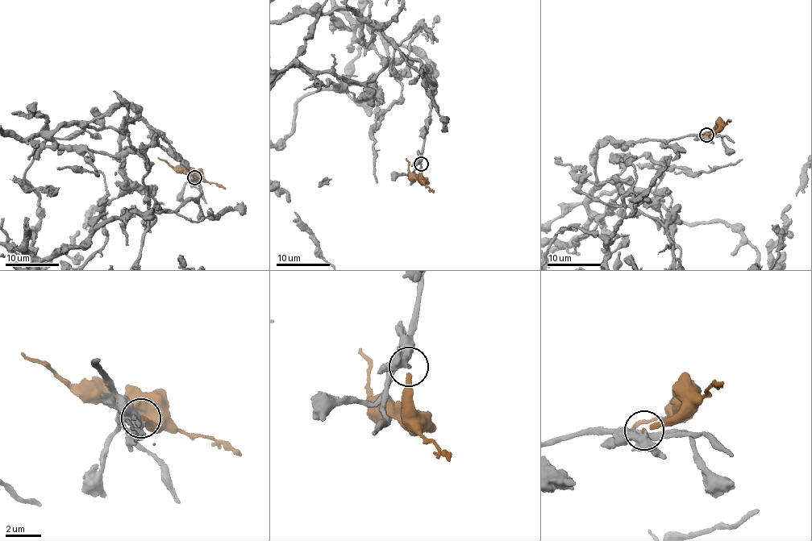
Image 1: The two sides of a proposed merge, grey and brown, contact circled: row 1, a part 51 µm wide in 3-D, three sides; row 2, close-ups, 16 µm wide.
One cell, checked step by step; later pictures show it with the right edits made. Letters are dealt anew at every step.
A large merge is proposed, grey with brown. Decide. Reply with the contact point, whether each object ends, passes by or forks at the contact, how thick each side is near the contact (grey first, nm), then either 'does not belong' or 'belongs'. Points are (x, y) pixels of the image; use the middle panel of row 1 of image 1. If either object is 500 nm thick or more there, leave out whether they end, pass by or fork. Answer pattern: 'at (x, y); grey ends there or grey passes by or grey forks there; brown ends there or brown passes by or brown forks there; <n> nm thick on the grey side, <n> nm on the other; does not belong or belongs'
at (421, 164); grey forks there; brown ends there; 460 nm thick on the grey side, 240 nm on the other; does not belong

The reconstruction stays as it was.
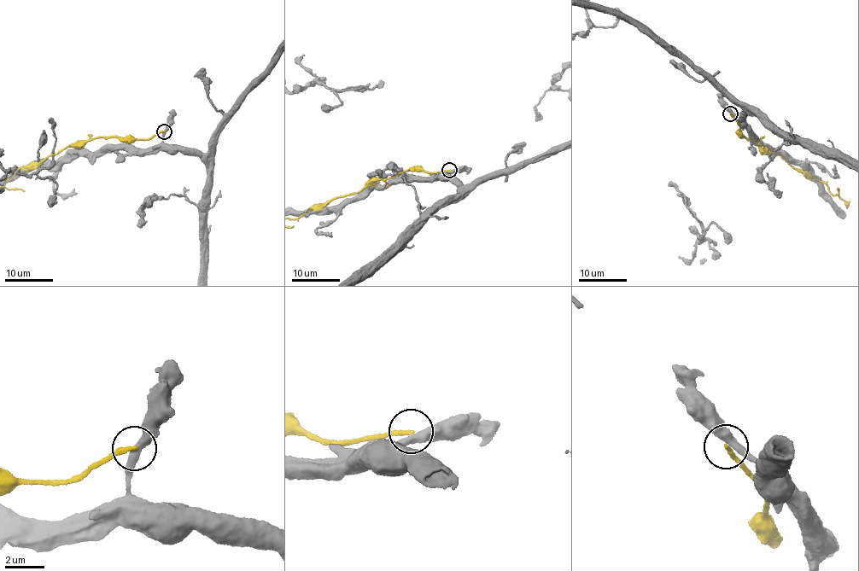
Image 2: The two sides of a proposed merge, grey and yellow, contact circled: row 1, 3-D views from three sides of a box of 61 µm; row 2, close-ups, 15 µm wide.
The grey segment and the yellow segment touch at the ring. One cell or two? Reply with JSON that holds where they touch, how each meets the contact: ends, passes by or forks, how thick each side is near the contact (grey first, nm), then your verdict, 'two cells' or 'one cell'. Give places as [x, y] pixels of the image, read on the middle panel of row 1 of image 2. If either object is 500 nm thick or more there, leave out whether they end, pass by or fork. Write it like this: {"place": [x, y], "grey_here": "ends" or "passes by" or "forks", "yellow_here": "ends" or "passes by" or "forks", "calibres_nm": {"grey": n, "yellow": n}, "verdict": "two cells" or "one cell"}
{"place": [449, 170], "grey_here": "passes by", "yellow_here": "ends", "calibres_nm": {"grey": 440, "yellow": 240}, "verdict": "two cells"}

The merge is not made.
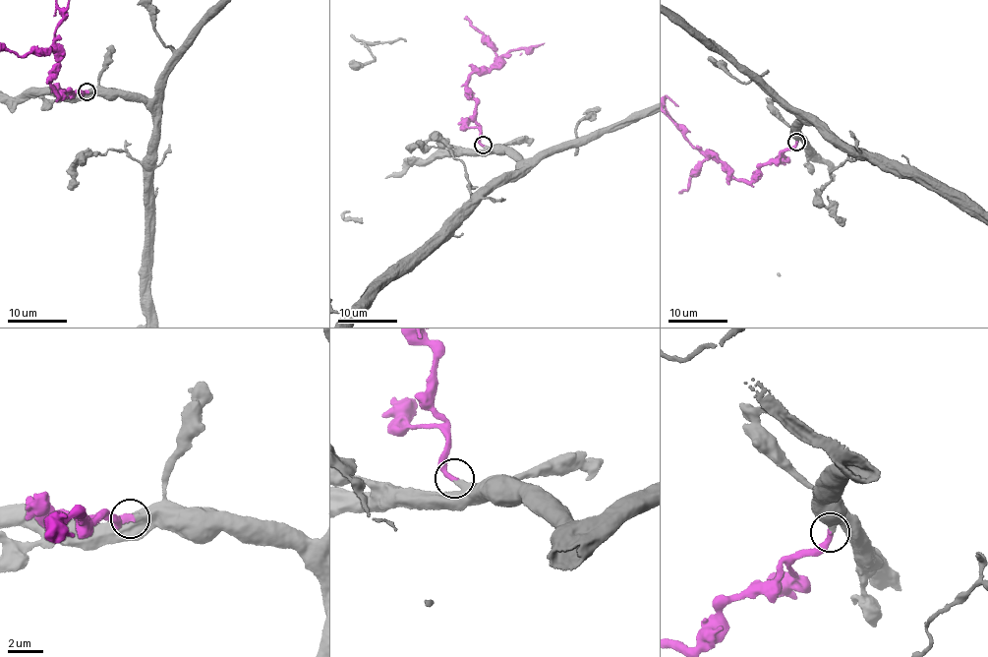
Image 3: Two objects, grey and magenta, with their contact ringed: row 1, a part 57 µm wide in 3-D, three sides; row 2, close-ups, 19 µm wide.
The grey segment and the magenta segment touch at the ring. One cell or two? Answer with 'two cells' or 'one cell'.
one cell

